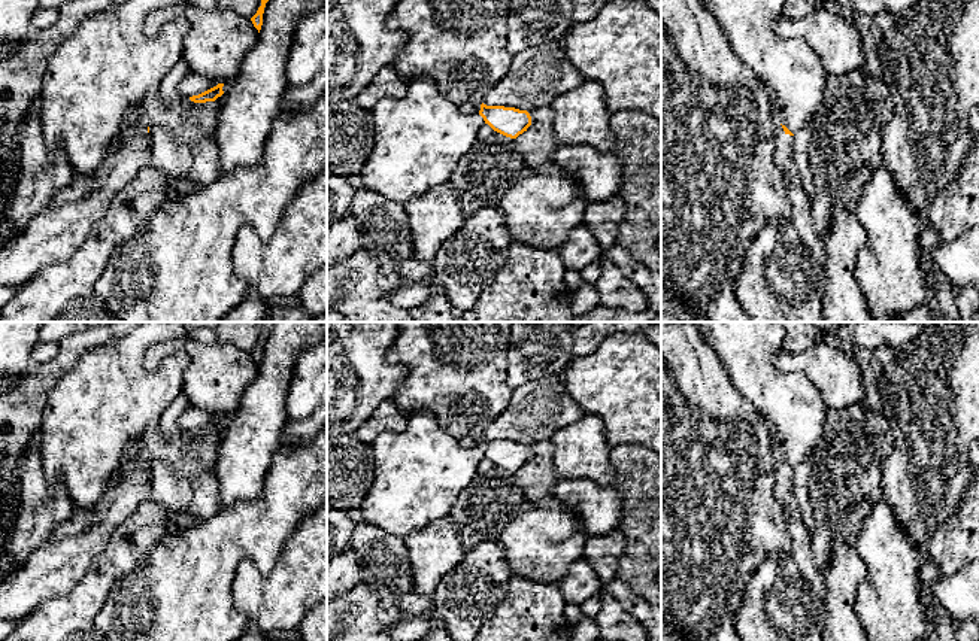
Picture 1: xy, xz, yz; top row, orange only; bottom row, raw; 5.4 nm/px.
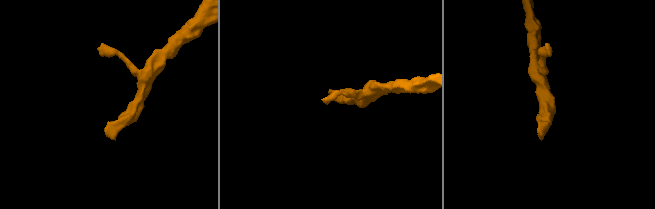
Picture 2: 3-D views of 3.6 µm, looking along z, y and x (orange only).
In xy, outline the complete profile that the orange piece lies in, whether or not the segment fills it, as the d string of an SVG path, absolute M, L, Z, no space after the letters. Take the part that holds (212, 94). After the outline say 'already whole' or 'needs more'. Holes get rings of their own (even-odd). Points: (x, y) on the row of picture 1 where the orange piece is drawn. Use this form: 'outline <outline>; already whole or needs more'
outline M218 83L216 86L198 94L190 97L191 101L194 103L206 103L206 101L215 101L218 97L224 94L222 91L224 83Z; already whole

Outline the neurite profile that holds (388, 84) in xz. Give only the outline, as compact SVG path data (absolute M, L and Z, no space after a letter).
M394 64L387 66L357 97L357 103L366 110L372 110L382 98L401 98L409 86Z

